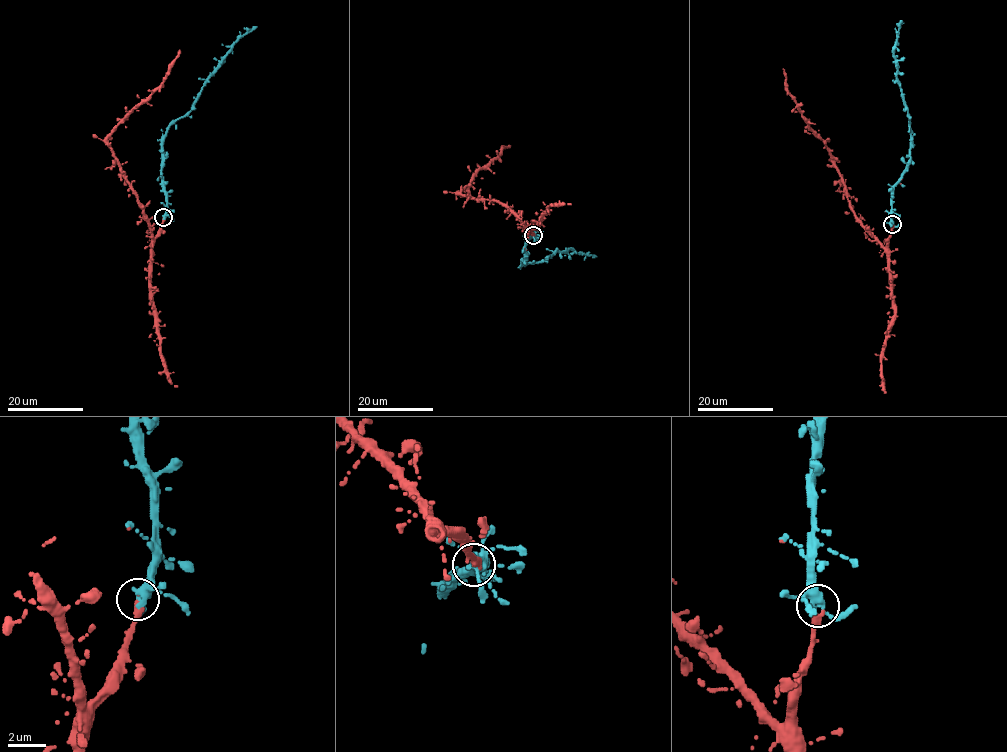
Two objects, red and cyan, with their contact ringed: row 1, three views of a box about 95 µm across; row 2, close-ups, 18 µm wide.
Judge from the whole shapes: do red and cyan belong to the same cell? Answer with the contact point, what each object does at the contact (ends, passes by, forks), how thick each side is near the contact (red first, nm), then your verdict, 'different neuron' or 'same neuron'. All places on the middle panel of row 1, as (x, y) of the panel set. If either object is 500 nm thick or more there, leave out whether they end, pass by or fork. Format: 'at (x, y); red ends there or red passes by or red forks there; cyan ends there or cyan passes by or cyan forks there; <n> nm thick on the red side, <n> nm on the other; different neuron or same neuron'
at (533, 235); red ends there; cyan forks there; 360 nm thick on the red side, 320 nm on the other; same neuron

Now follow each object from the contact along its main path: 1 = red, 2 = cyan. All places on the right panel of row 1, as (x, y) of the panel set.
1: (892, 225), (888, 246), (884, 247), (862, 225), (851, 209), (844, 182), (833, 158), (787, 89), (783, 69)
2: (892, 224), (892, 188), (910, 161), (911, 141), (908, 110), (896, 76), (897, 65), (893, 53), (901, 20)

